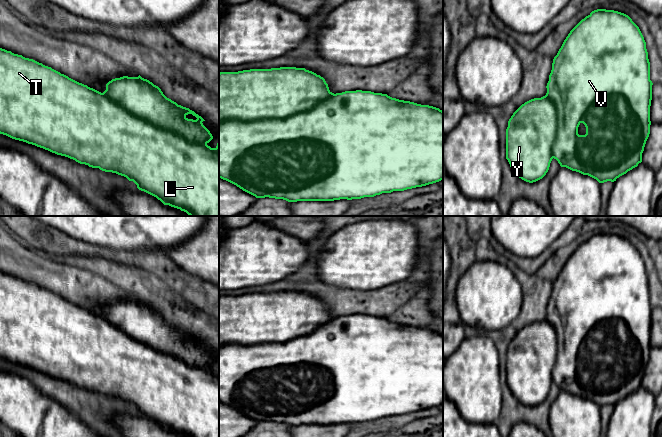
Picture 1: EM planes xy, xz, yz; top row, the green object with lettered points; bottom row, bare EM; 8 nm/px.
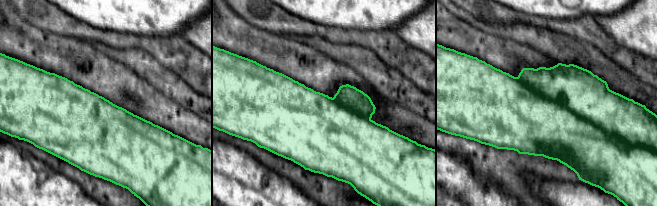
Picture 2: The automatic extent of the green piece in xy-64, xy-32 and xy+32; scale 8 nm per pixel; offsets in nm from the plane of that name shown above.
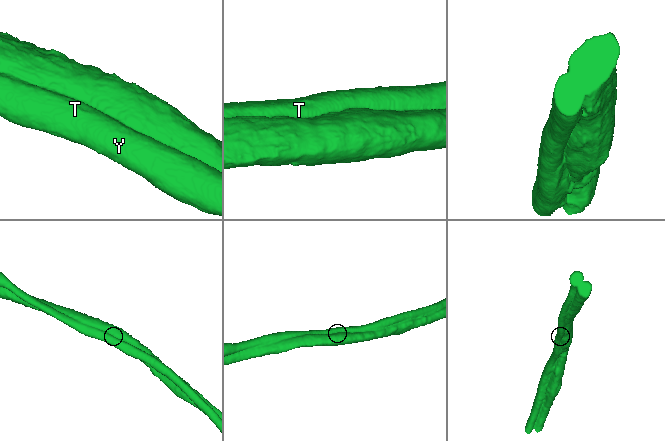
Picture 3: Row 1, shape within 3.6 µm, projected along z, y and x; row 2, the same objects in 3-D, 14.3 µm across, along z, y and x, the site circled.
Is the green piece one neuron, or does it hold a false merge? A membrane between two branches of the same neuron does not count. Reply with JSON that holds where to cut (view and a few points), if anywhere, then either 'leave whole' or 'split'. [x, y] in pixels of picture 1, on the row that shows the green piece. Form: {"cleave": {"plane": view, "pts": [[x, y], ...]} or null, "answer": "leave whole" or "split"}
{"cleave": {"plane": "xz", "pts": [[333, 93], [314, 106], [284, 118], [219, 123]]}, "answer": "split"}

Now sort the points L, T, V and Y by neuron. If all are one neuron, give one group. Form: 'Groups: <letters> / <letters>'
Groups: L T Y / V

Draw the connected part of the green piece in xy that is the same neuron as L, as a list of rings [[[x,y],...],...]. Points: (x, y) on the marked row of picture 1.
[[[0,48],[0,134],[35,145],[57,155],[68,157],[80,164],[124,176],[129,181],[133,181],[139,190],[156,197],[164,205],[169,205],[186,212],[189,216],[219,216],[218,150],[211,148],[208,145],[191,143],[176,133],[159,128],[156,125],[135,116],[112,99],[109,99],[104,93],[79,83],[33,59],[25,58],[22,55],[14,54],[11,51],[2,48]]]

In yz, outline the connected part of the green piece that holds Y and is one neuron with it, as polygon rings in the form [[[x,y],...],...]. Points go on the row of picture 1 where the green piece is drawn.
[[[545,95],[522,104],[506,129],[506,159],[515,174],[533,183],[542,179],[553,159],[558,113]]]

